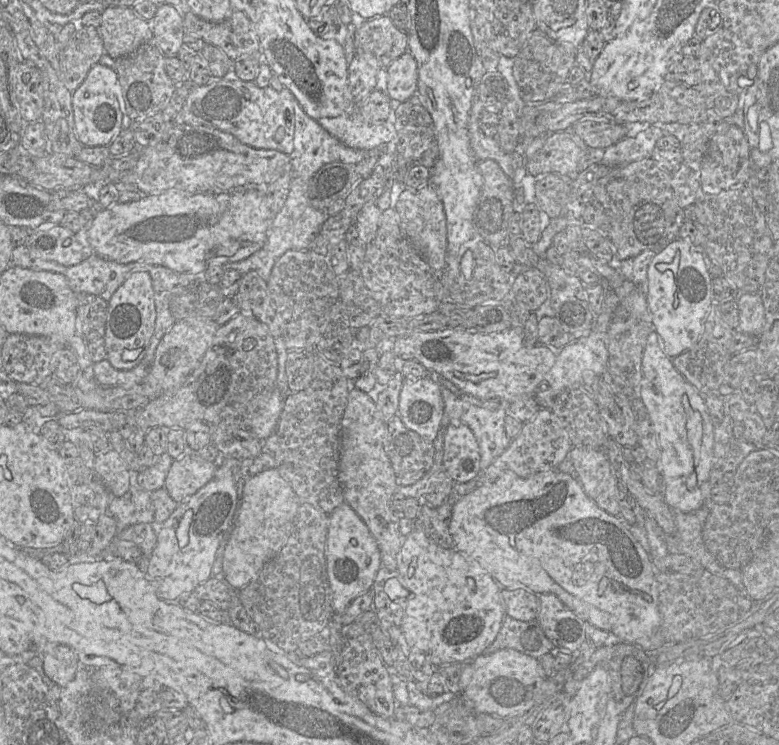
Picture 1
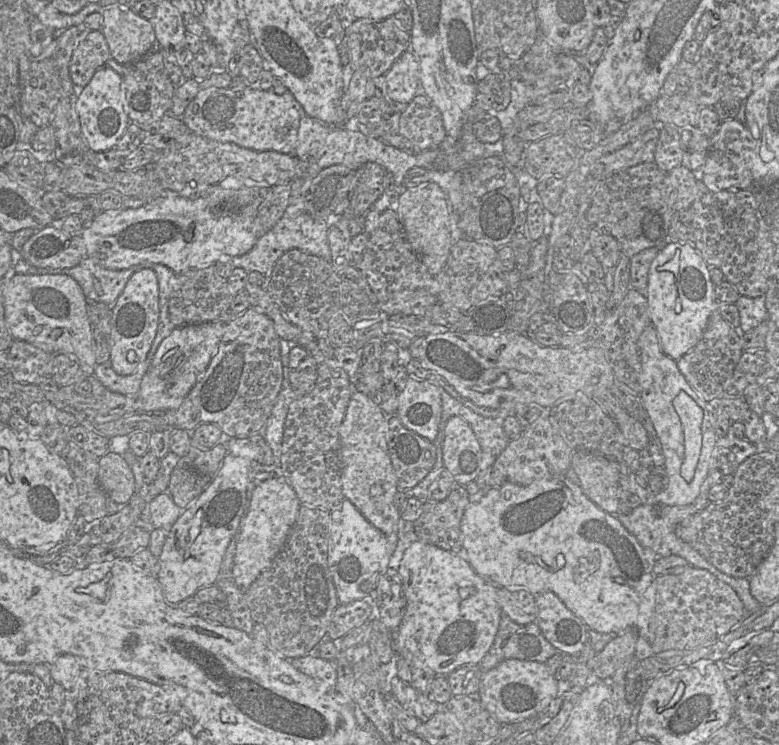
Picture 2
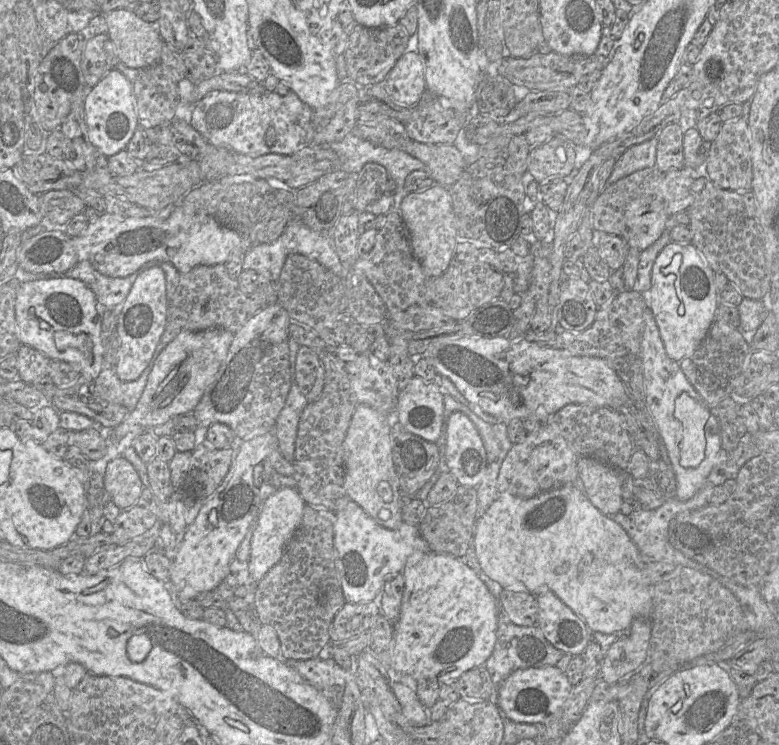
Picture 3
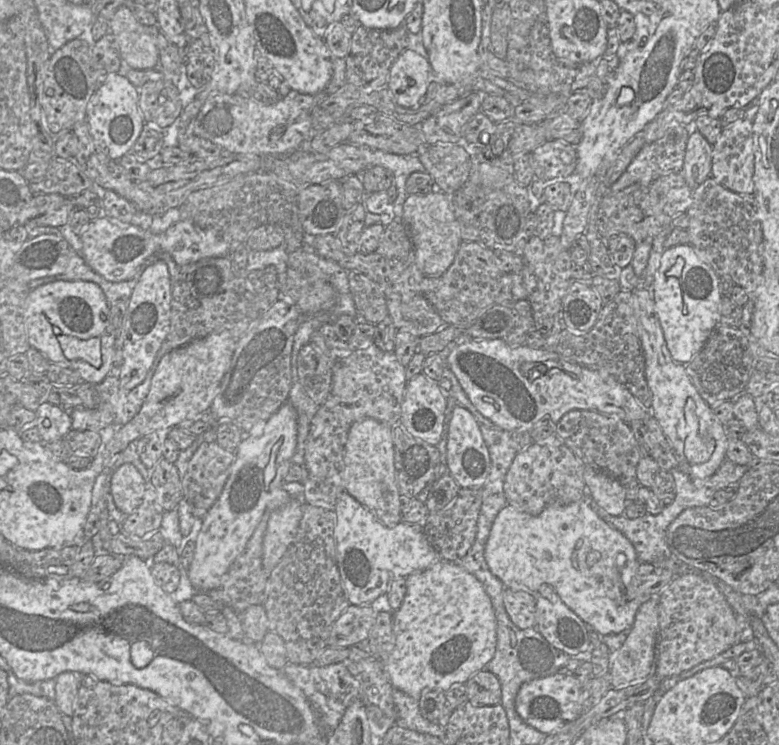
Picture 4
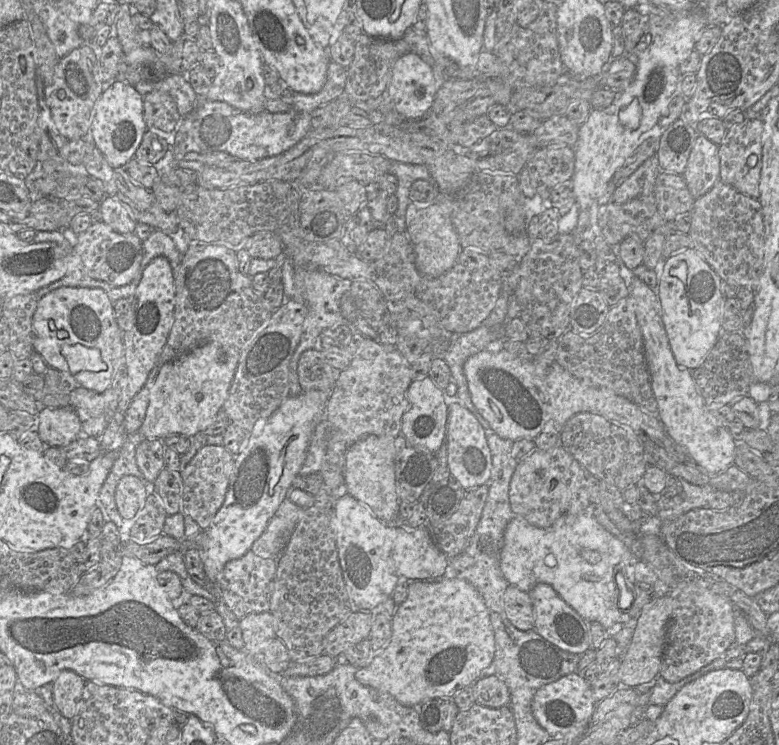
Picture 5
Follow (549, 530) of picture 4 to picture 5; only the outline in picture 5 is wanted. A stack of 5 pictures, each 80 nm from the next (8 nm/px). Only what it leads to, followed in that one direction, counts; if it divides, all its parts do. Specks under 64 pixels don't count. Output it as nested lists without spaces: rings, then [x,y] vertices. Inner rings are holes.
[[[589,511],[565,515],[547,528],[534,526],[523,517],[515,515],[505,528],[500,552],[500,568],[509,585],[529,592],[538,583],[548,583],[581,617],[587,621],[599,622],[605,629],[614,623],[627,624],[637,619],[642,610],[634,592],[637,561],[626,544],[606,530]],[[616,574],[622,574],[626,587],[633,593],[633,601],[628,610],[621,610],[617,605]]]

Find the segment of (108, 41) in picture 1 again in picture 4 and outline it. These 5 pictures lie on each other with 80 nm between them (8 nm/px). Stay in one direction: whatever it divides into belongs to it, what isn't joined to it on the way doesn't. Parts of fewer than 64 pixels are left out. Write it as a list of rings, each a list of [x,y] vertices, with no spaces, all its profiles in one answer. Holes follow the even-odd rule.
[[[121,5],[108,22],[109,33],[118,44],[121,65],[125,62],[135,70],[156,70],[159,63],[157,25],[146,26],[140,23],[131,8]]]

